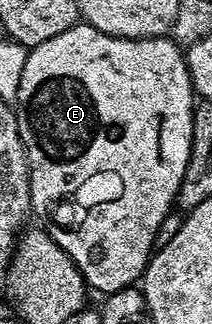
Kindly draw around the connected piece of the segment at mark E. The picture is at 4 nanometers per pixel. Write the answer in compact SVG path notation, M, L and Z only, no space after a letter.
M79 24L68 28L68 32L60 32L60 36L52 36L52 40L44 40L44 44L33 47L27 53L18 85L16 113L20 140L26 149L30 169L30 209L33 217L36 216L43 222L39 223L52 236L52 240L60 244L64 252L68 252L74 267L82 273L82 279L91 291L99 290L99 295L105 296L115 294L117 290L128 290L146 273L146 265L150 263L150 256L156 249L156 232L175 209L178 189L182 186L184 172L190 163L195 105L196 95L186 67L186 55L183 47L170 36L117 38L91 26Z

